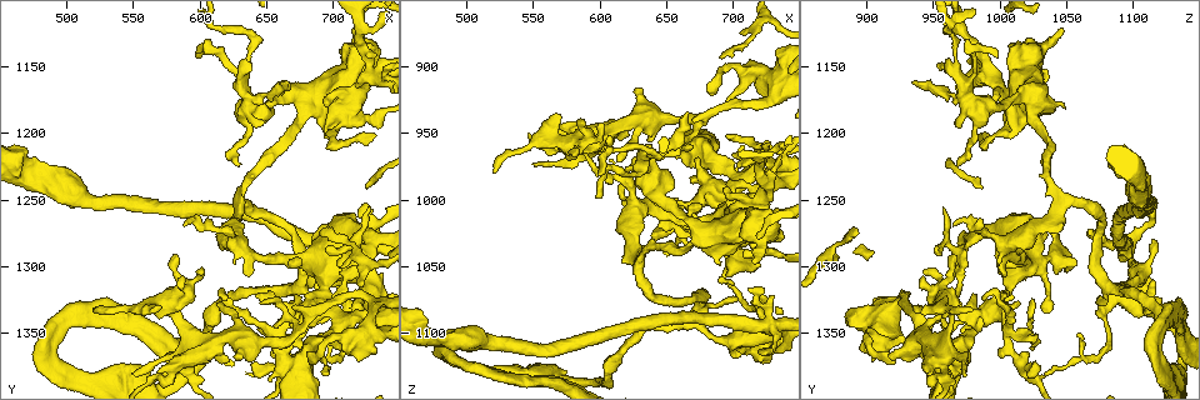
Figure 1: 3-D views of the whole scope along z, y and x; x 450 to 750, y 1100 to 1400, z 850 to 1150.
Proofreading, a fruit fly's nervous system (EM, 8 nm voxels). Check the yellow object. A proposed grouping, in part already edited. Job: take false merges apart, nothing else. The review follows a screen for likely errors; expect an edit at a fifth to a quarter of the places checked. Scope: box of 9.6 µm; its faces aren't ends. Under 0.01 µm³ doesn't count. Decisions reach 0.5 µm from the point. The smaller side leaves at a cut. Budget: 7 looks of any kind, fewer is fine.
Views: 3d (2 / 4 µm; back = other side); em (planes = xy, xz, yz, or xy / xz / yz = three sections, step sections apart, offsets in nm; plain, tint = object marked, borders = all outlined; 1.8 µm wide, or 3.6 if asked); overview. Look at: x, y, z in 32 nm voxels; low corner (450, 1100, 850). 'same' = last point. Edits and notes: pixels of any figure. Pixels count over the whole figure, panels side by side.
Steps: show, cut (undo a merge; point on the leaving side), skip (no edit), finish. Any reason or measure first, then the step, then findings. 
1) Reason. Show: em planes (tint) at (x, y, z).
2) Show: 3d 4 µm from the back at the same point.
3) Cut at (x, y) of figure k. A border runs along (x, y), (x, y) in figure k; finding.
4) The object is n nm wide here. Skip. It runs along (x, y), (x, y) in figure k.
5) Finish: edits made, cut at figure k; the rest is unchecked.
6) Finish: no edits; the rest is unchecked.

Calibre changes. Show: 3d 4 µm at (630, 1284, 1006).

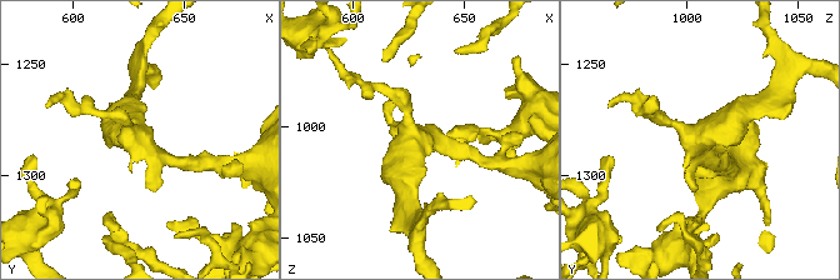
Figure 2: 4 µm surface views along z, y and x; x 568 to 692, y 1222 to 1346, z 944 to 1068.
Show: em xy step 8 (tint) at (629, 1283, 1008).

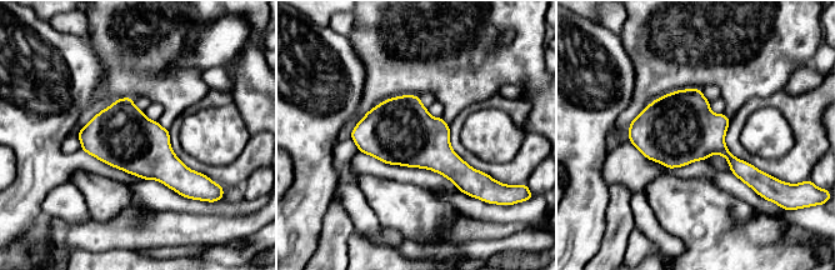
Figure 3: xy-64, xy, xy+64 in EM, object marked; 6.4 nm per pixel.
Cut it another way. Show: em planes (tint) at the same point.

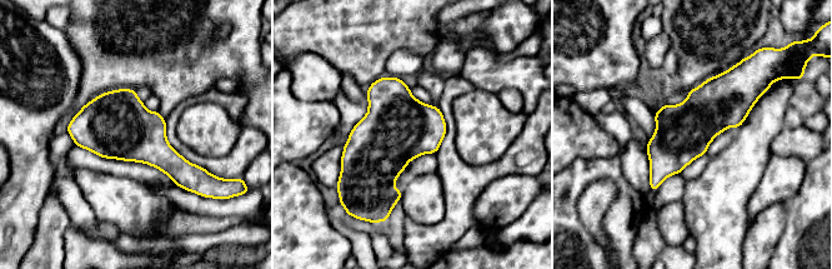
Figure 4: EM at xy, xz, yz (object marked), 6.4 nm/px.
Skip. All the same cell.

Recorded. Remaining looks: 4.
Sharp bend. Show: em planes (tint) at (700, 1192, 1014).

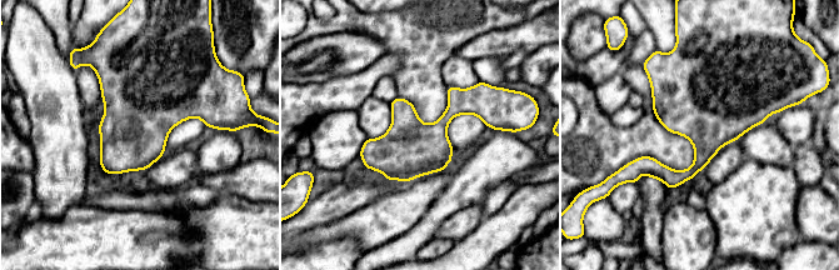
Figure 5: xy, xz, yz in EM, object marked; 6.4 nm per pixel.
Skip. All the same cell.

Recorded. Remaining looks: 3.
A narrow waist. Show: 3d 2 µm at (636, 1138, 966).

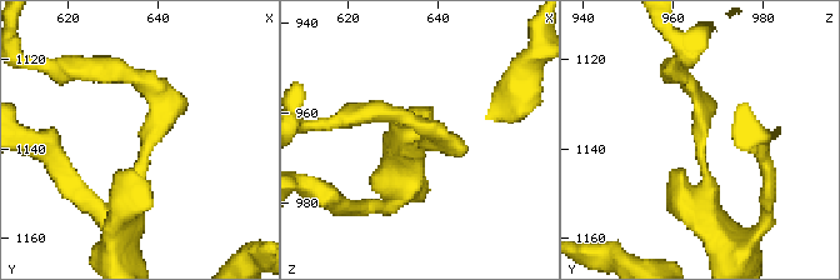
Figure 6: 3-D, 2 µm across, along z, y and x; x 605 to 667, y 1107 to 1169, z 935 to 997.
Show: em planes (tint) at (637, 1140, 967).

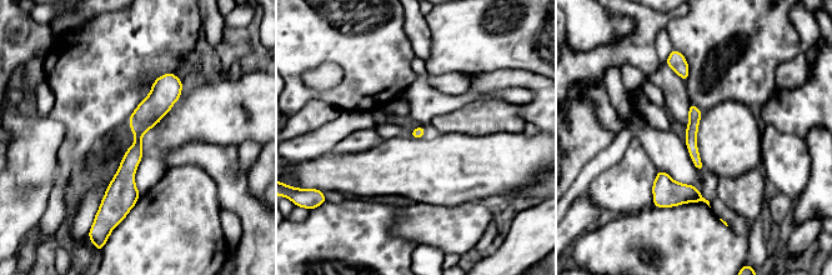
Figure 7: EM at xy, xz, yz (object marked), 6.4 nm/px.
The object is 70 nm wide here. Skip. It runs along (171, 76), (140, 121), (123, 211) in figure 7; all the same cell.

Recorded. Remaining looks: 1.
Finish: no edits; the rest is unchecked.

